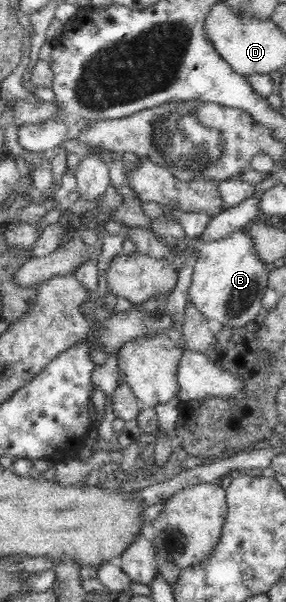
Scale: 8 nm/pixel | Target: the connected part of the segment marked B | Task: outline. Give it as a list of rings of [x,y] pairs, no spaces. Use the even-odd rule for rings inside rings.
[[[243,229],[205,243],[185,235],[181,246],[194,247],[198,252],[186,293],[187,304],[193,304],[193,308],[197,308],[207,322],[217,320],[223,328],[240,328],[253,322],[261,311],[261,299],[268,287],[269,273],[257,256],[251,234]]]

